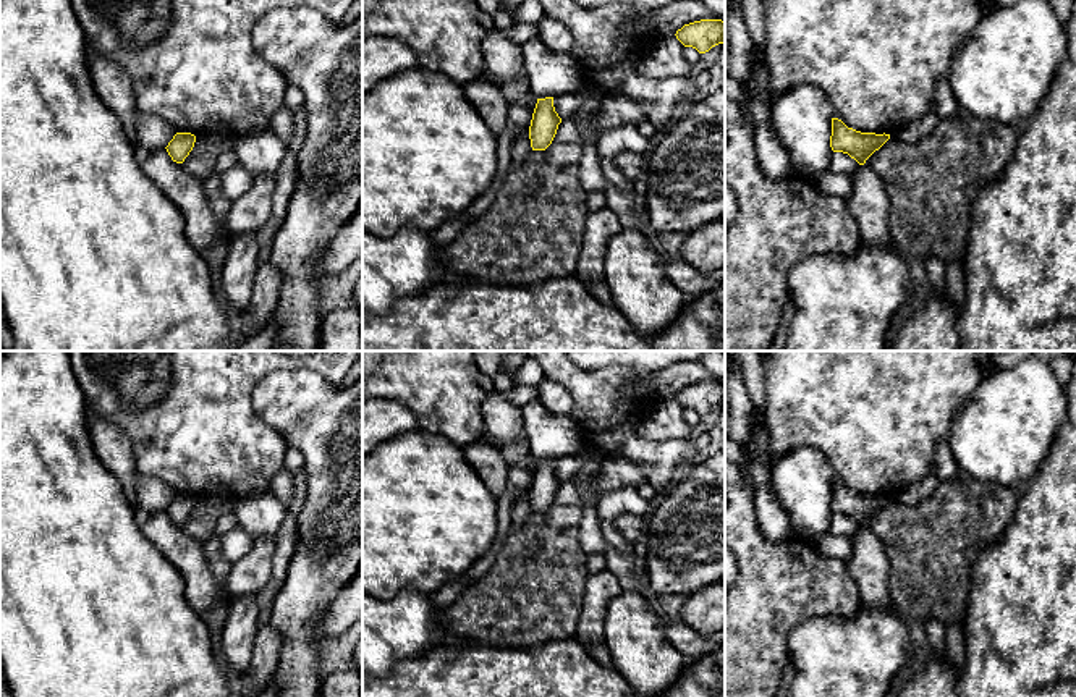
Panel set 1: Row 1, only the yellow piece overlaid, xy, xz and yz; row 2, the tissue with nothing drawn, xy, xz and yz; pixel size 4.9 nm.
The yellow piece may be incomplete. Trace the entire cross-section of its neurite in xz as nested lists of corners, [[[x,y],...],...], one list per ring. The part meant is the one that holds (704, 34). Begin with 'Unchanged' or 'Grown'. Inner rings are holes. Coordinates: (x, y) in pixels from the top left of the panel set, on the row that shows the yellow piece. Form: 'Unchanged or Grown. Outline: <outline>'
Unchanged. Outline: [[[722,19],[694,21],[678,29],[675,36],[684,47],[693,47],[699,53],[705,53],[712,47],[725,42],[725,21]]]

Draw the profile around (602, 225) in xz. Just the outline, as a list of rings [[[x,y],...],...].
[[[604,207],[589,212],[574,277],[586,286],[604,280],[604,260],[608,243],[623,230],[618,215]]]

